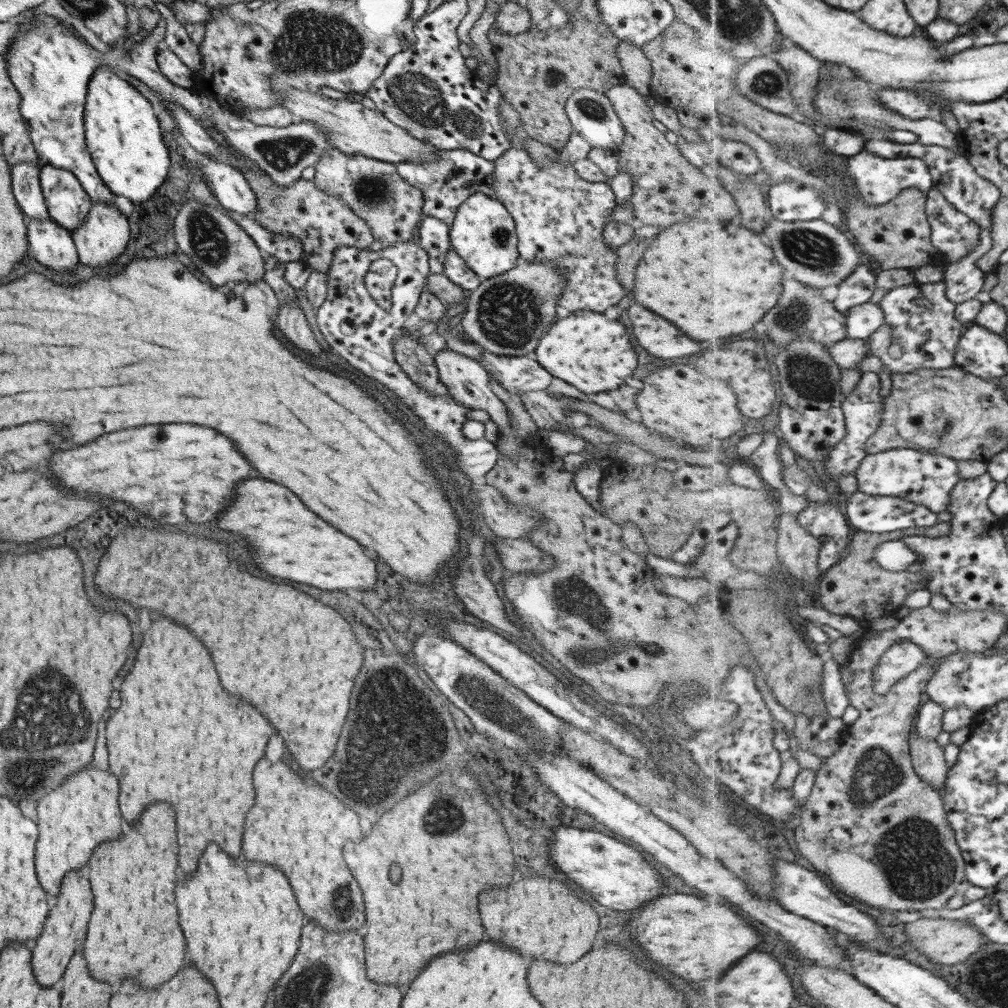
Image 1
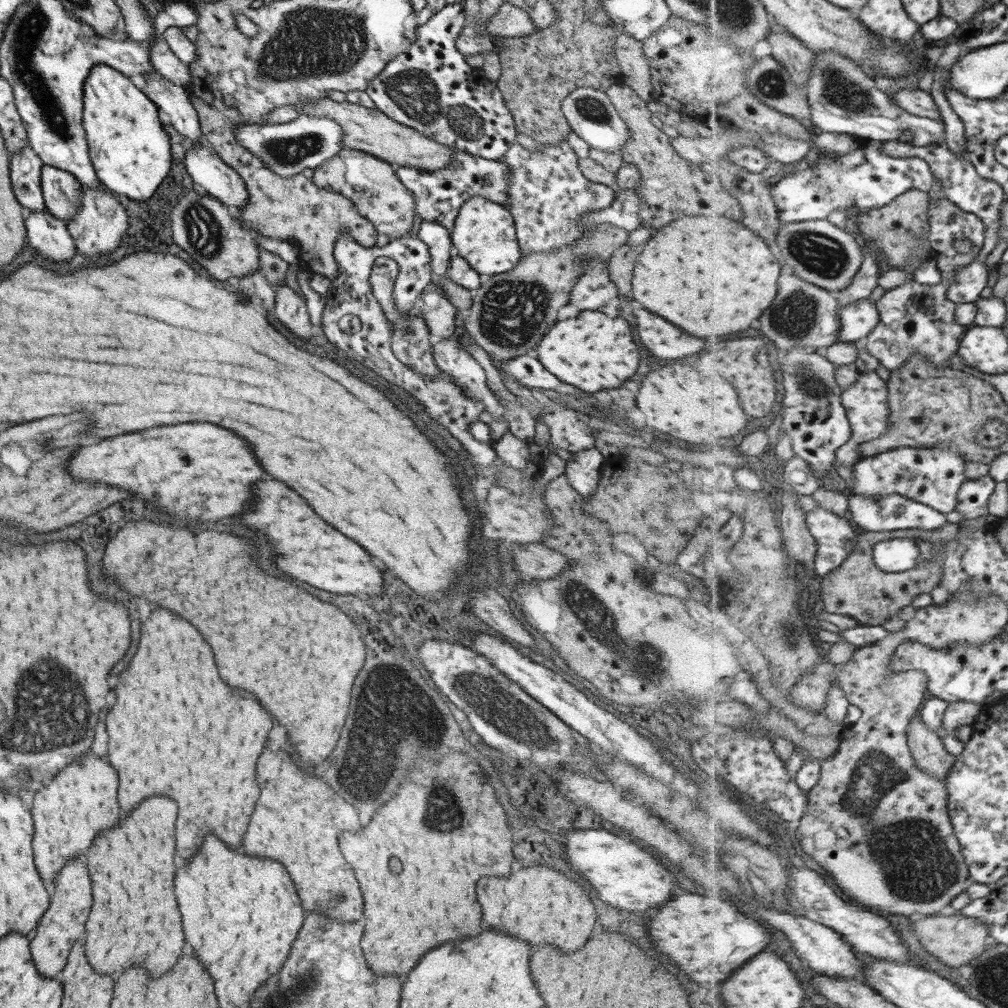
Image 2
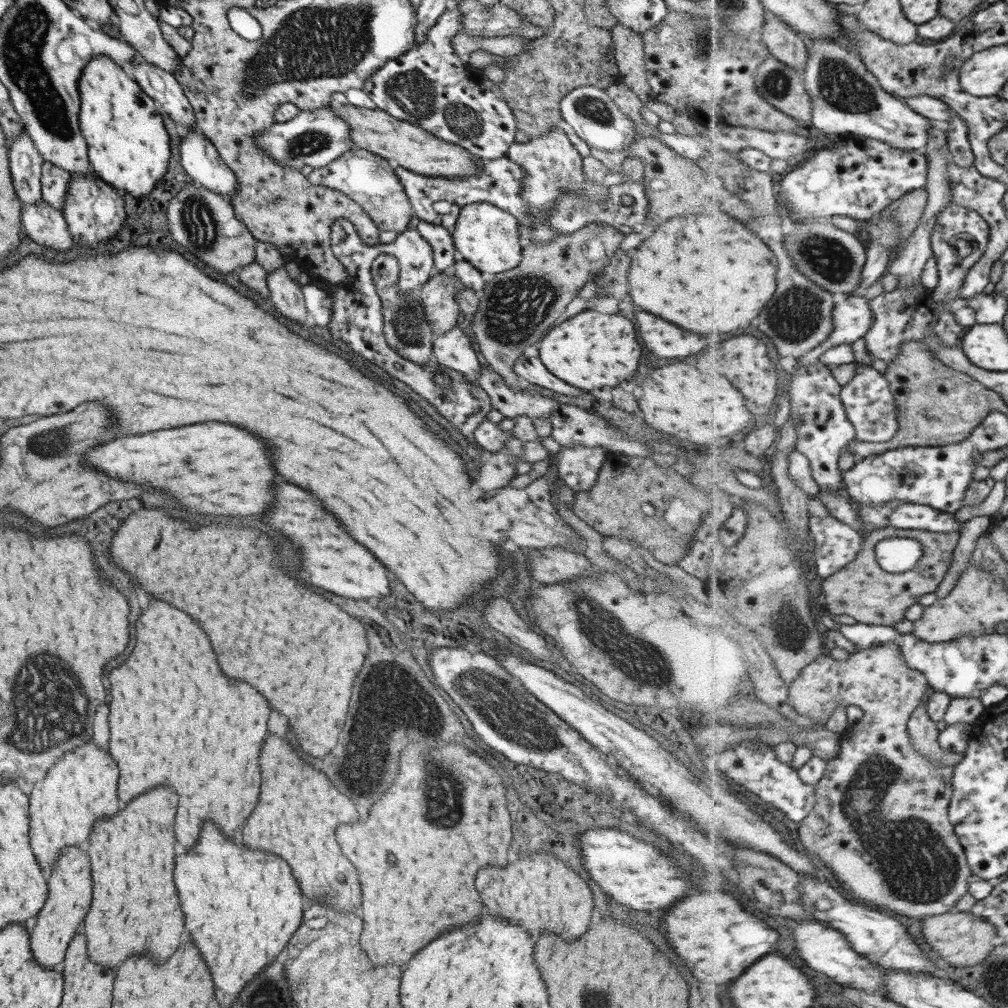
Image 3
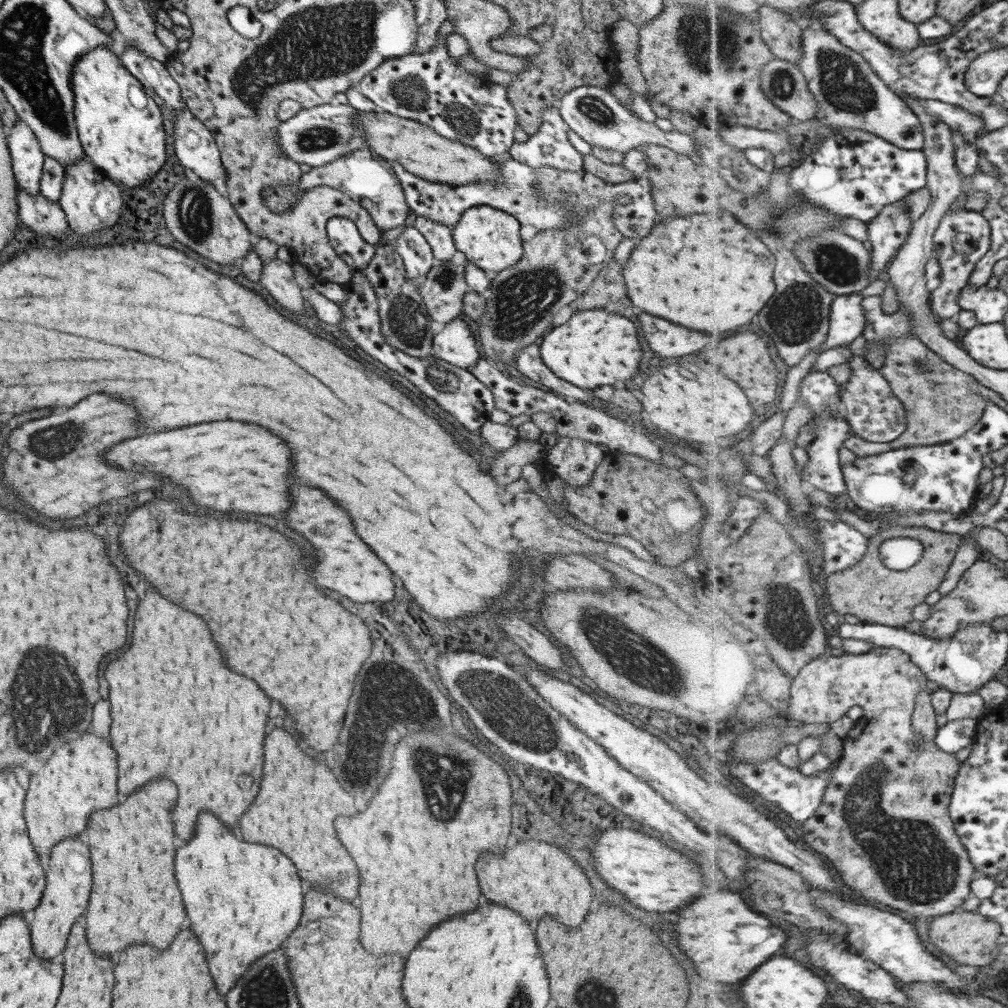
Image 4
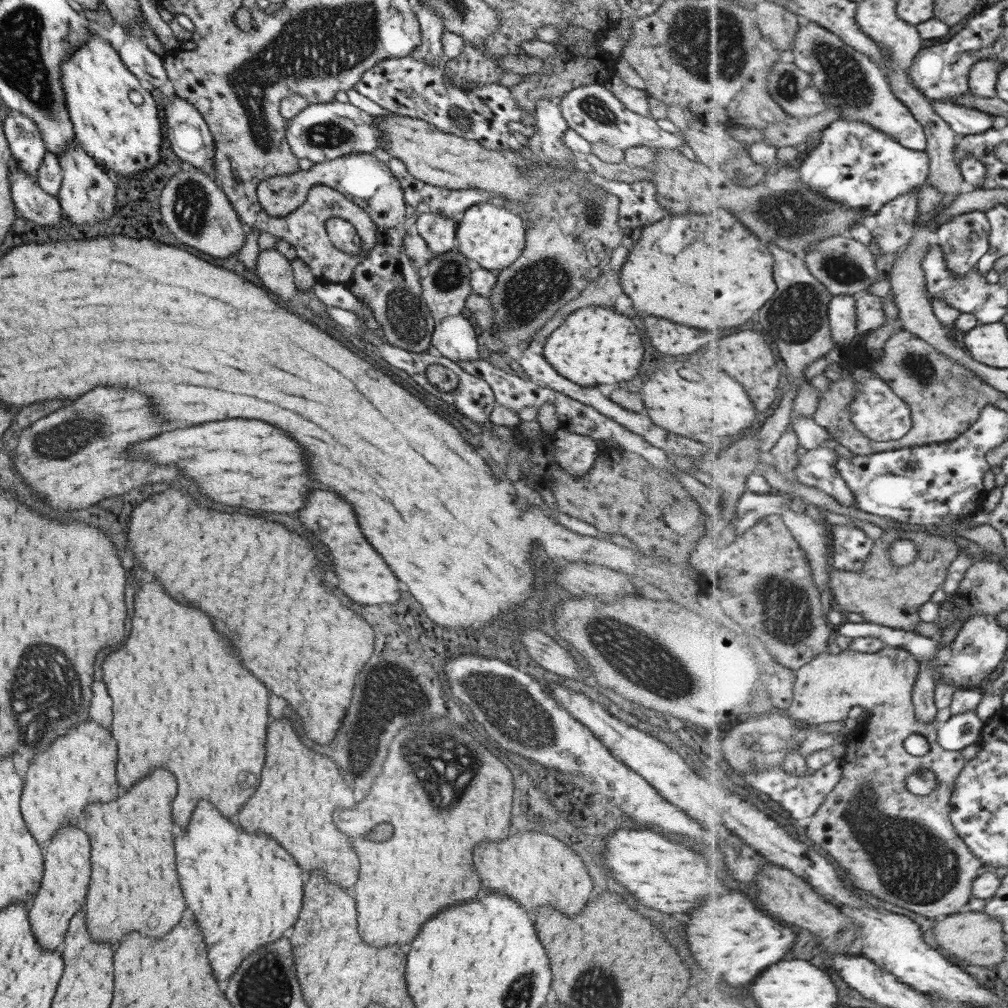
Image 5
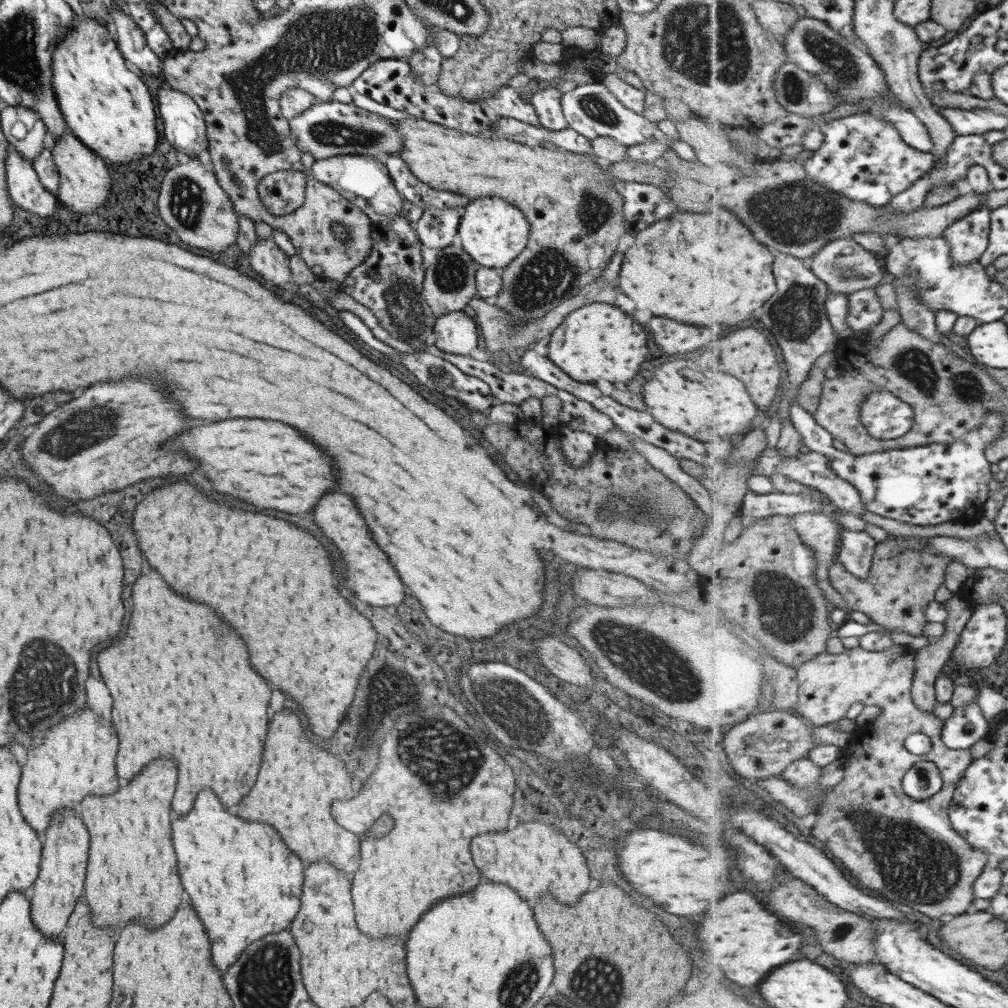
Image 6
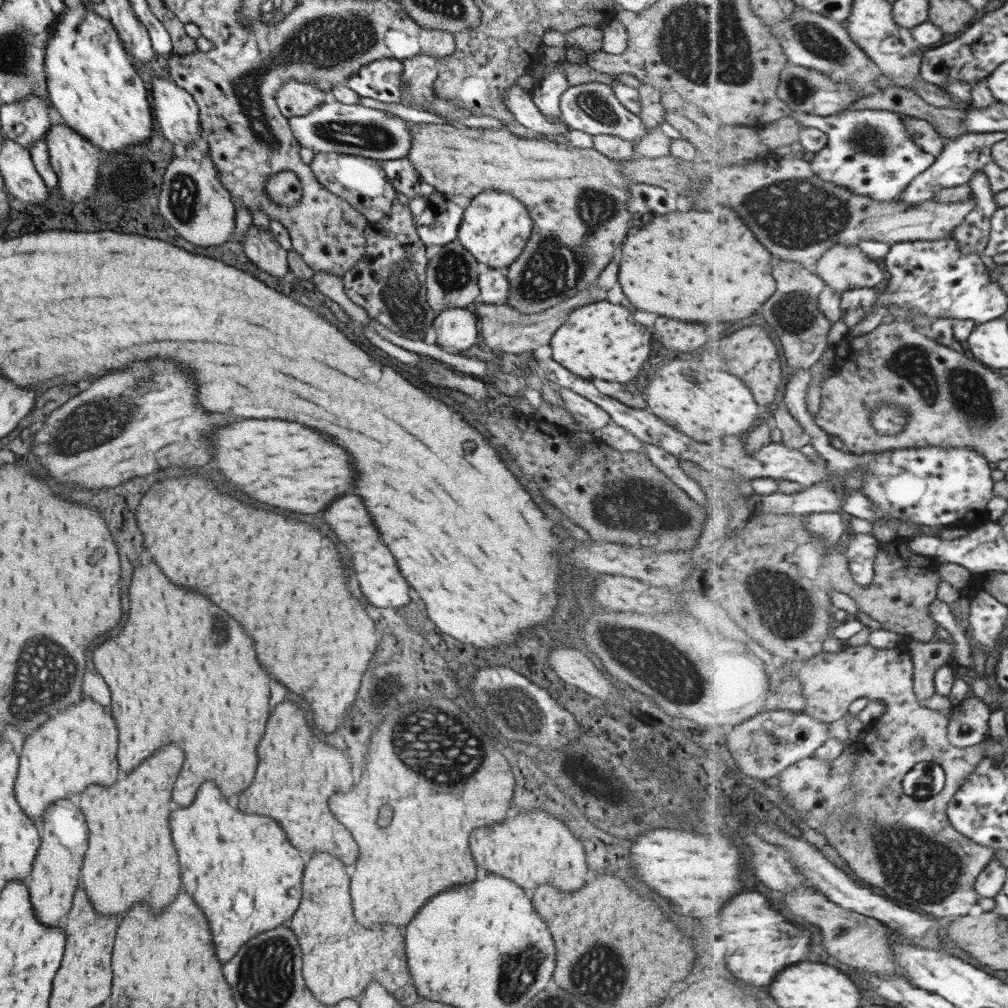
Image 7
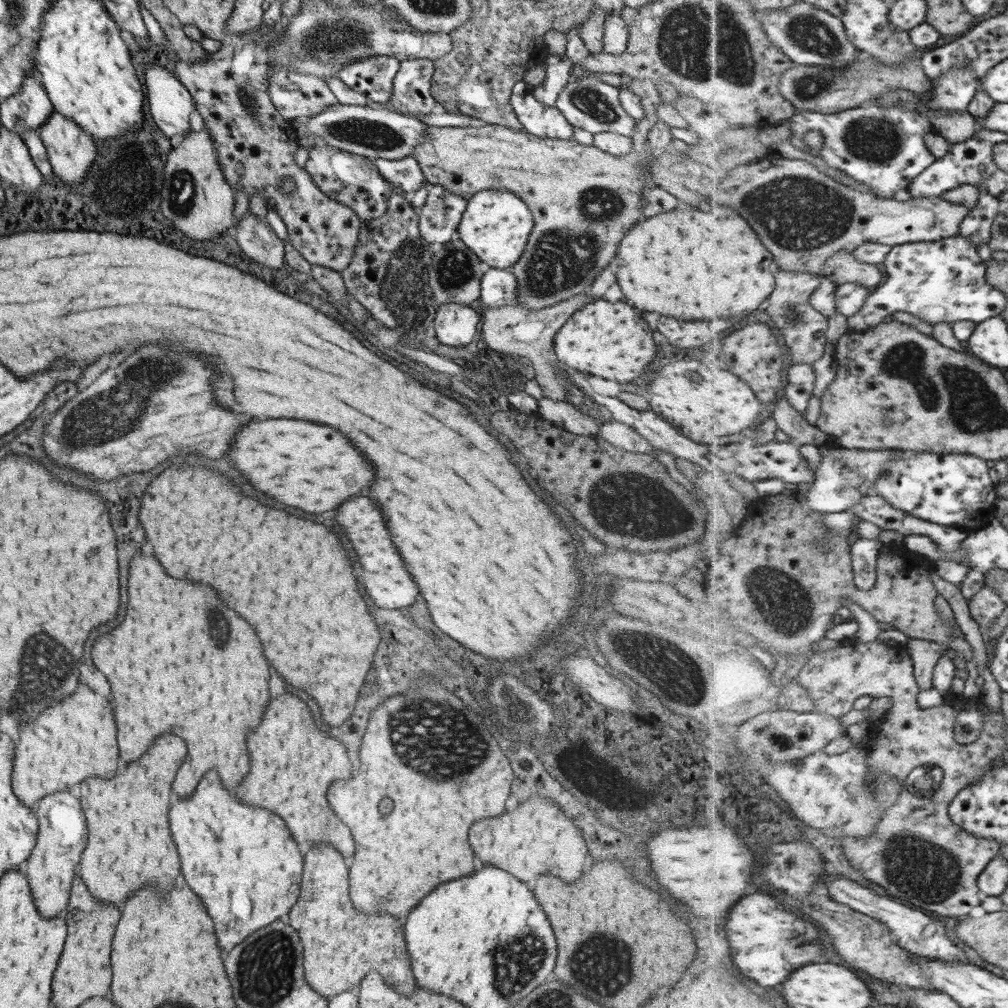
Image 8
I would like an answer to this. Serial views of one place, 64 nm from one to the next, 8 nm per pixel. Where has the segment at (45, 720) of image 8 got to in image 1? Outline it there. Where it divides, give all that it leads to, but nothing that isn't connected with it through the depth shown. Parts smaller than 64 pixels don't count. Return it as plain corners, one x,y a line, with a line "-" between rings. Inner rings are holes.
88,766
82,768
80,772
72,773
70,777
66,777
64,783
56,786
56,792
46,794
38,802
36,812
38,812
36,816
38,816
39,833
36,841
35,869
40,884
48,894
58,894
60,880
64,878
64,874
72,868
82,868
82,864
86,864
96,844
122,834
122,816
118,808
118,780
110,770
98,770
94,766

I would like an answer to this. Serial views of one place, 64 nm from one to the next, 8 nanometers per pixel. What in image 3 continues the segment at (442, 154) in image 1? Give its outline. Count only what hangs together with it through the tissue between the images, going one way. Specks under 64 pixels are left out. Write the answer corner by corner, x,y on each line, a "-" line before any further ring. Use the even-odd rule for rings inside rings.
507,156
499,159
478,160
479,172
476,175
465,176
464,179
446,179
430,176
422,176
395,166
394,170
399,182
403,185
403,190
408,201
415,211
415,215
421,220
442,225
449,232
454,233
454,225
459,218
462,208
476,202
489,203
496,206
510,215
513,215
519,223
523,221
536,221
537,218
527,218
531,211
522,197
523,183
527,171
523,170
519,164
512,162

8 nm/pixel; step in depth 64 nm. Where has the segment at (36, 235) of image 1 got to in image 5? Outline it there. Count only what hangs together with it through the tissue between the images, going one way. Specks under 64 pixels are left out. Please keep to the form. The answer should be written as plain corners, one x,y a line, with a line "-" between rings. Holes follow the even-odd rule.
16,160
11,162
9,180
12,200
16,204
16,210
22,212
22,216
46,226
54,226
60,222
63,210
57,198
46,193
39,186
37,178
31,178
23,172
16,165

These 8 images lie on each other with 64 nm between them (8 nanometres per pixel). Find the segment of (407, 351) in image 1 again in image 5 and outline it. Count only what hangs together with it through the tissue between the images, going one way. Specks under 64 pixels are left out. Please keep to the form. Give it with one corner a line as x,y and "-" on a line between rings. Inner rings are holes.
402,223
394,228
378,229
377,244
370,250
369,256
354,268
347,289
361,302
368,302
375,320
390,345
404,351
422,353
430,348
437,322
431,316
422,296
418,269
405,252
403,239
407,236
407,232
406,226

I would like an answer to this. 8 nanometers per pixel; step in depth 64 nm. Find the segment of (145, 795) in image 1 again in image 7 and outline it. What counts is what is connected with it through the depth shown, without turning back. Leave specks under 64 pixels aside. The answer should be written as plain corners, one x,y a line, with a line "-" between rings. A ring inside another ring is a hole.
148,562
148,564
138,564
138,568
132,574
132,584
130,584
130,618
126,620
126,626
122,628
122,632
118,632
116,638
108,638
104,644
100,644
94,650
94,664
100,672
100,676
104,676
104,680
110,686
112,692
112,716
116,720
118,726
118,762
120,768
124,772
130,772
132,768
136,768
144,758
148,758
150,754
154,754
158,750
158,746
162,746
164,742
176,742
182,750
184,750
184,764
178,774
174,784
172,796
178,796
178,804
180,806
188,806
194,802
196,790
202,782
206,782
208,778
214,780
218,784
218,788
224,792
224,796
232,796
242,792
244,788
248,788
248,784
252,782
254,770
256,770
256,744
260,740
260,736
264,734
264,726
270,714
270,690
268,690
268,682
270,676
266,674
266,670
258,664
258,658
254,654
254,640
246,634
246,630
242,628
240,622
236,622
234,618
230,618
230,614
226,614
226,610
220,610
208,596
194,592
194,590
184,590
174,586
160,570
158,564

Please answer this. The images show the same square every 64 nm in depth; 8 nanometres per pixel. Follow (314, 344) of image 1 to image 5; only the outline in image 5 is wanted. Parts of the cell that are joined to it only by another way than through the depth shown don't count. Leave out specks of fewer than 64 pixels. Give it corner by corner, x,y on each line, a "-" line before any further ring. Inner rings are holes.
277,249
259,251
254,274
266,288
282,296
284,300
303,299
295,284
291,260
280,254

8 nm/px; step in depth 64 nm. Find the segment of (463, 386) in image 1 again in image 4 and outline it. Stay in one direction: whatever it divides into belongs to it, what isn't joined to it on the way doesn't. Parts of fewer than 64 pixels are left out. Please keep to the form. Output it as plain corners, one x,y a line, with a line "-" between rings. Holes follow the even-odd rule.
458,317
448,322
440,333
433,335
432,344
433,354
436,358
462,369
468,370
468,367
476,365
480,359
480,352
478,351
478,346
476,346
476,338
471,327

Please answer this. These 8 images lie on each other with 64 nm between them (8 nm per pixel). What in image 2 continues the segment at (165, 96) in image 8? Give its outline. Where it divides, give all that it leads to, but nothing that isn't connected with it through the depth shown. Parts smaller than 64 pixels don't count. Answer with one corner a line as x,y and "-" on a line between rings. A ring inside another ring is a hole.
208,141
194,143
186,151
183,162
194,184
202,186
231,211
239,211
247,204
246,186
241,176
215,153

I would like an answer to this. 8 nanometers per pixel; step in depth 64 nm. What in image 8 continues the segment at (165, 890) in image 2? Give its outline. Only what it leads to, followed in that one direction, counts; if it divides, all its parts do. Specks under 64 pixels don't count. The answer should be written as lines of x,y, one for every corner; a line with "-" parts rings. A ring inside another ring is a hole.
162,734
154,740
154,746
138,758
138,762
130,762
122,772
114,778
86,778
80,784
82,810
88,822
88,848
82,852
80,876
90,888
94,898
106,902
124,902
128,898
128,890
142,888
150,880
160,882
162,890
168,890
176,876
180,874
180,858
176,844
172,842
172,834
168,828
168,808
170,808
170,792
172,780
186,756
186,744
182,738
174,734

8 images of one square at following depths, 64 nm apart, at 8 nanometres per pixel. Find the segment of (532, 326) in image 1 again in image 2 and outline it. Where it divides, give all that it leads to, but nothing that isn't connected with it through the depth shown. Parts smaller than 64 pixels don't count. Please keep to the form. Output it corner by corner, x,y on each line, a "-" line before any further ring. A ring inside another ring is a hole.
591,228
573,246
562,246
550,254
532,252
523,255
512,270
483,279
480,288
471,291
473,306
469,310
470,316
464,320
466,332
480,348
484,348
493,364
506,364
513,358
524,355
530,348
536,348
550,326
554,326
558,310
568,304
570,290
582,276
582,260
597,253
598,258
609,261
612,254
627,243
626,236
626,232
598,232
598,228

